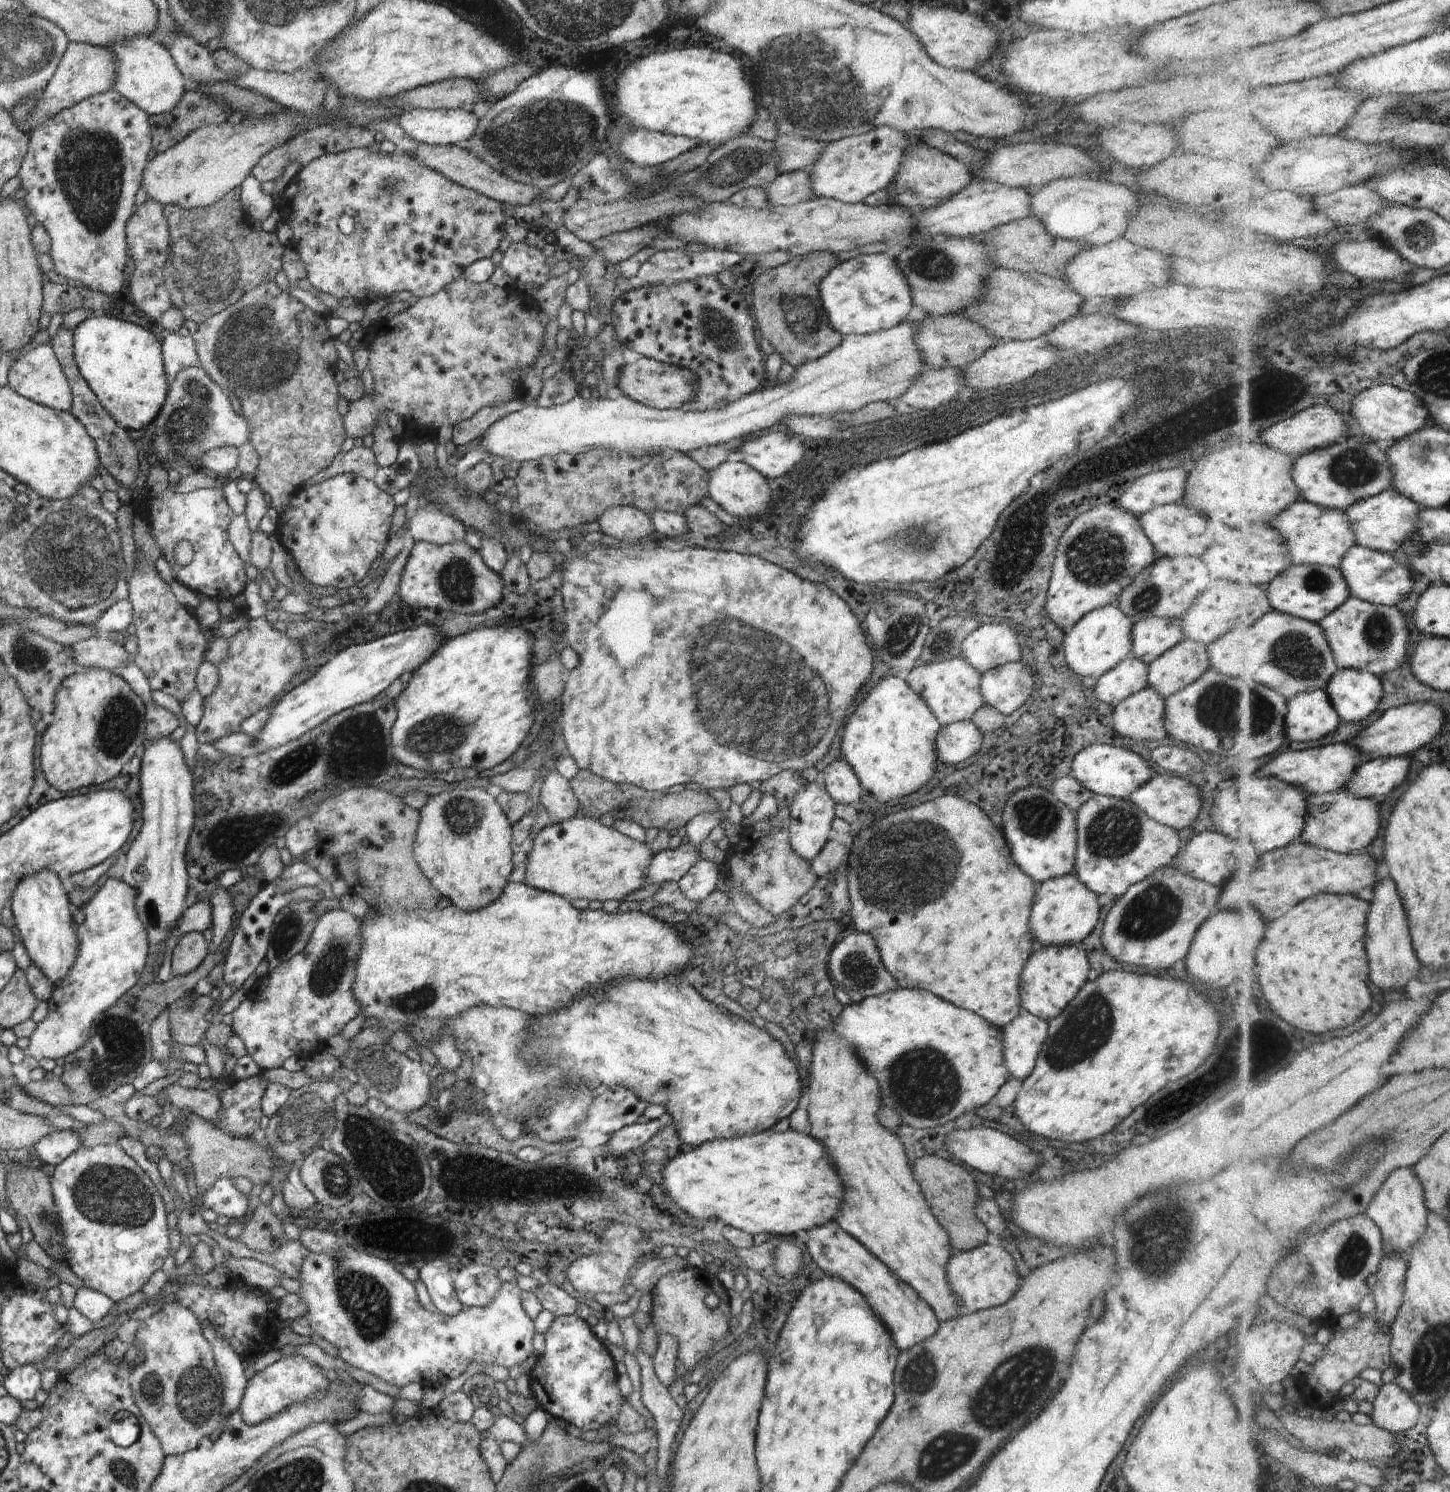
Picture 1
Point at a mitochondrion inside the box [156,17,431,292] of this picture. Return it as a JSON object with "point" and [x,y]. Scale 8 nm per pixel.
{"point":[392,184]}

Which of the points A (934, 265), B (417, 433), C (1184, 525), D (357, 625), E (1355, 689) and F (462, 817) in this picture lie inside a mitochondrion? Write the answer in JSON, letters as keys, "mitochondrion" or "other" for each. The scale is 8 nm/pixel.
{"A":"mitochondrion","B":"other","C":"other","D":"other","E":"other","F":"mitochondrion"}

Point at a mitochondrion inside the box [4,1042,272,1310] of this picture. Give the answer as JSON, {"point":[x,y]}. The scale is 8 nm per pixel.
{"point":[113,1194]}

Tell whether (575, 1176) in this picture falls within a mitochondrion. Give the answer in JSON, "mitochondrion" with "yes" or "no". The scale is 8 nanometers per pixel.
{"mitochondrion":"yes"}

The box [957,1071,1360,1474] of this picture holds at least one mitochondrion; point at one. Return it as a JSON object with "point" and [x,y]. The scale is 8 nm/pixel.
{"point":[1153,1255]}

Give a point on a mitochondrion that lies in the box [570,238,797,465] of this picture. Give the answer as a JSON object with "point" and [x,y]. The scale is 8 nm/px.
{"point":[722,332]}

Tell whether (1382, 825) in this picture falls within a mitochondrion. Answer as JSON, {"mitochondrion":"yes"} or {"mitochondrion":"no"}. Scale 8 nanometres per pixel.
{"mitochondrion":"no"}

